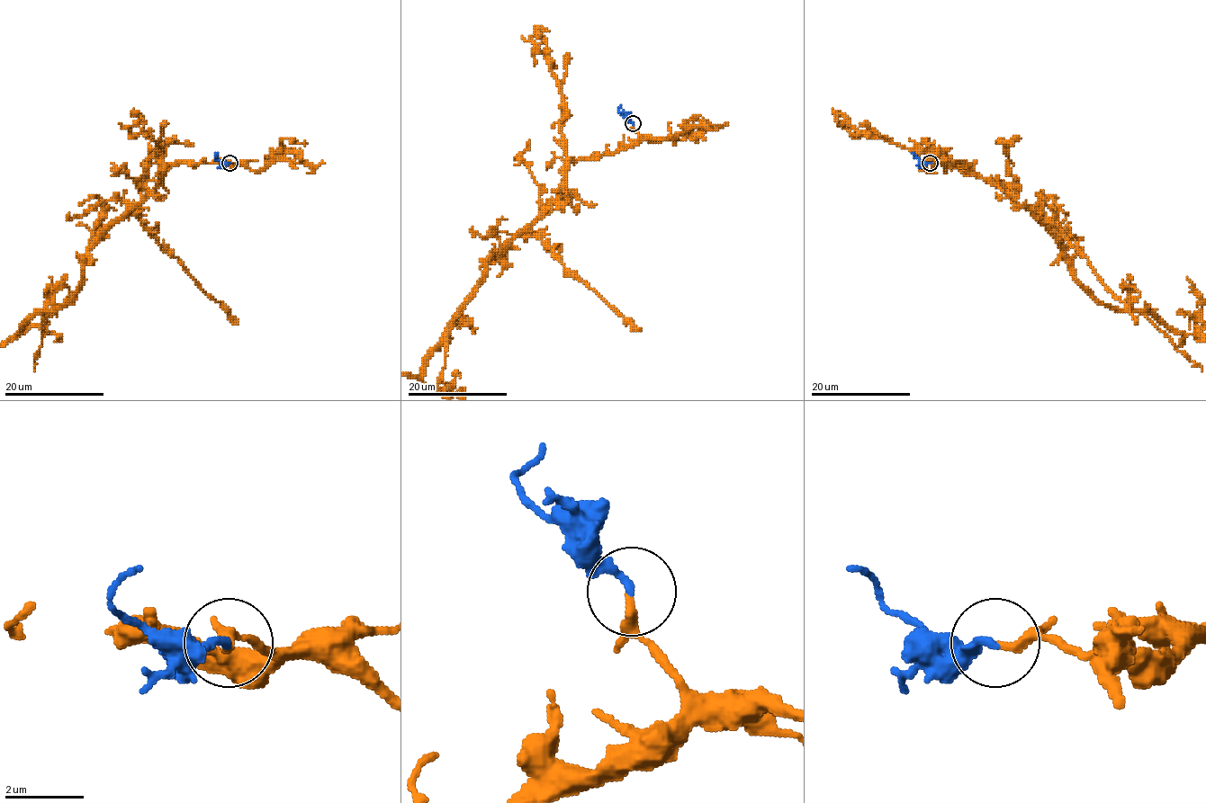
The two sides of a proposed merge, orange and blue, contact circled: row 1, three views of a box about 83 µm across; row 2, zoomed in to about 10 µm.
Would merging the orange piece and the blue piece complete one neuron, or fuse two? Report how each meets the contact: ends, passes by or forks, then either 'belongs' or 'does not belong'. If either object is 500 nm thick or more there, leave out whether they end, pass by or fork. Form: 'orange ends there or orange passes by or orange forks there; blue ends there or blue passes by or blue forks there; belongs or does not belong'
orange passes by; blue ends there; belongs

